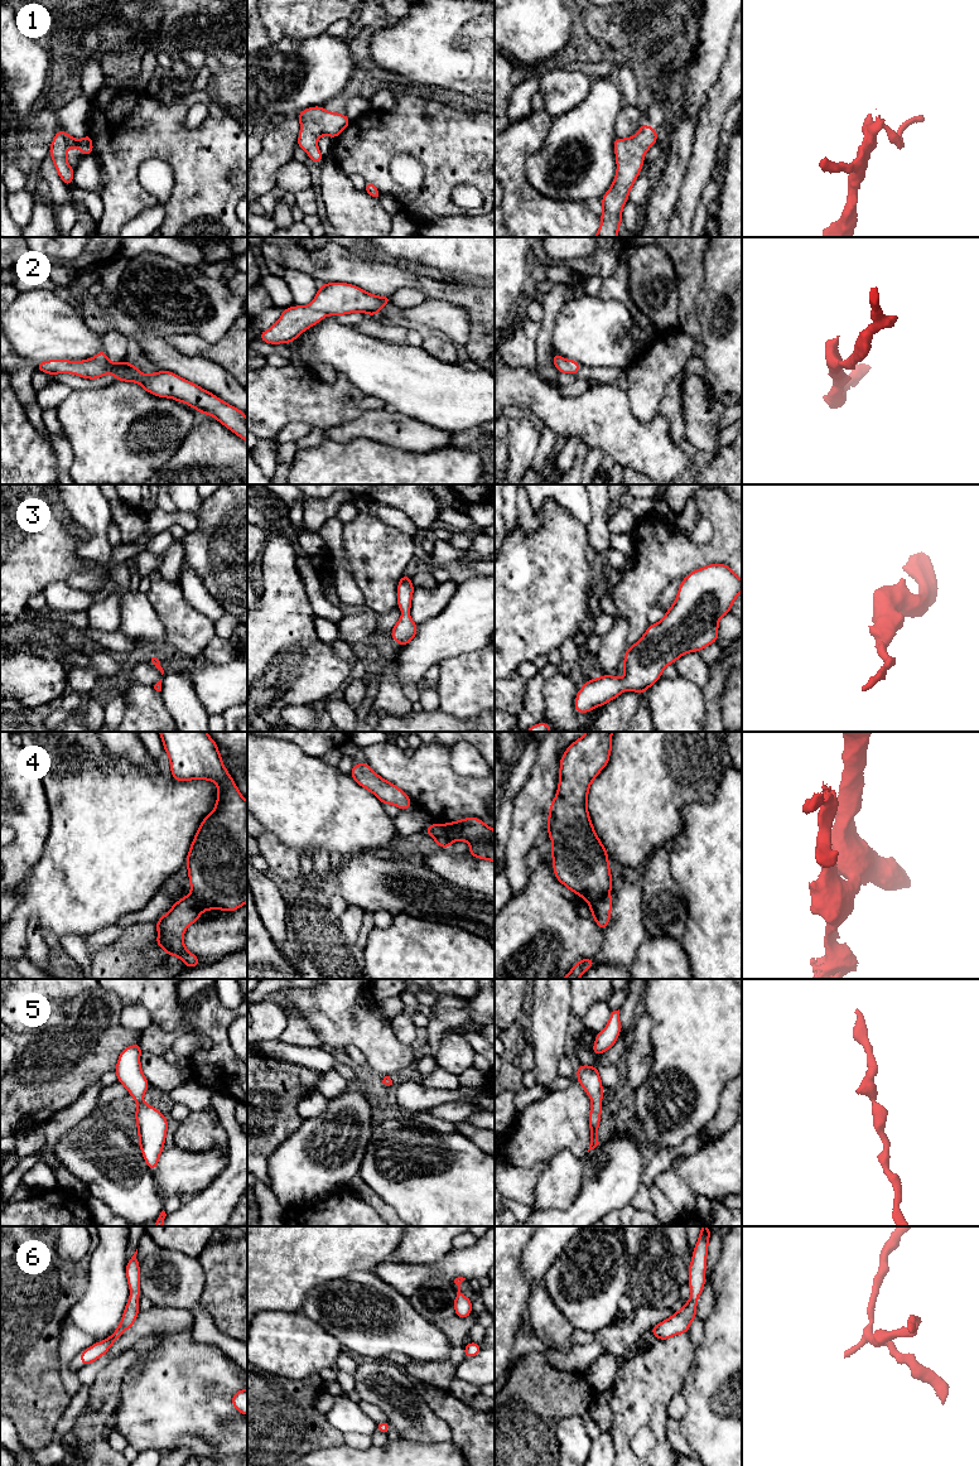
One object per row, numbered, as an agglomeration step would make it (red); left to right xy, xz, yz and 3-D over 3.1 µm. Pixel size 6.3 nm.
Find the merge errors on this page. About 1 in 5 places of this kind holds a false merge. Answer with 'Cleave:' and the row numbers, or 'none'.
Cleave: 4

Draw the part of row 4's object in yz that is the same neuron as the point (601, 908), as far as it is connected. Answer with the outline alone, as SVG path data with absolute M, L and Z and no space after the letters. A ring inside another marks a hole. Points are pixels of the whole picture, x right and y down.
M604 897L593 902L589 902L589 908L593 915L594 921L601 930L606 930L609 924L612 900L611 897Z

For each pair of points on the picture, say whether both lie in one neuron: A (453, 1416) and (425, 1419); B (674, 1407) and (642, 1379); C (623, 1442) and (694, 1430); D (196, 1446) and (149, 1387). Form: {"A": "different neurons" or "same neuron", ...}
{"A": "different neurons", "B": "different neurons", "C": "different neurons", "D": "different neurons"}

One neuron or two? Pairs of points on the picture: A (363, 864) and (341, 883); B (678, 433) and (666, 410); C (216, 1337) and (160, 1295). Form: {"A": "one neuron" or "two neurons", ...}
{"A": "one neuron", "B": "one neuron", "C": "one neuron"}

